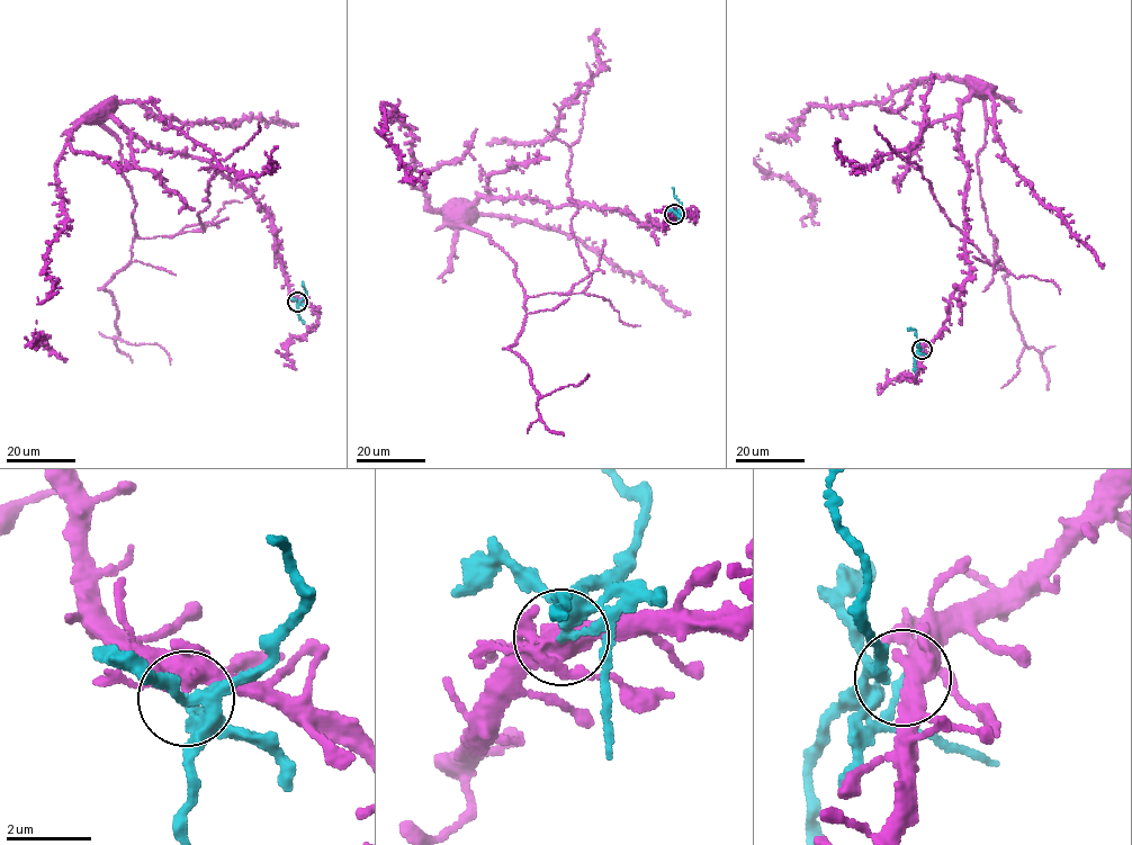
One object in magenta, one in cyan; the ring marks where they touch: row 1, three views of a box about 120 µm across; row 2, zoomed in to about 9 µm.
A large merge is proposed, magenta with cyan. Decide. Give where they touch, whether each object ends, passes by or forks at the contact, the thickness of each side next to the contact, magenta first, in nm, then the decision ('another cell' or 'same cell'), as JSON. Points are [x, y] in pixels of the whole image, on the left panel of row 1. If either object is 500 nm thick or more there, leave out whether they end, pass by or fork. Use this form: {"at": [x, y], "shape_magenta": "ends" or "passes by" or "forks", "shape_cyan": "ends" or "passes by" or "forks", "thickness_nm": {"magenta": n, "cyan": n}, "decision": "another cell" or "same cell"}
{"at": [297, 302], "shape_magenta": "forks", "shape_cyan": "ends", "thickness_nm": {"magenta": 400, "cyan": 170}, "decision": "another cell"}

